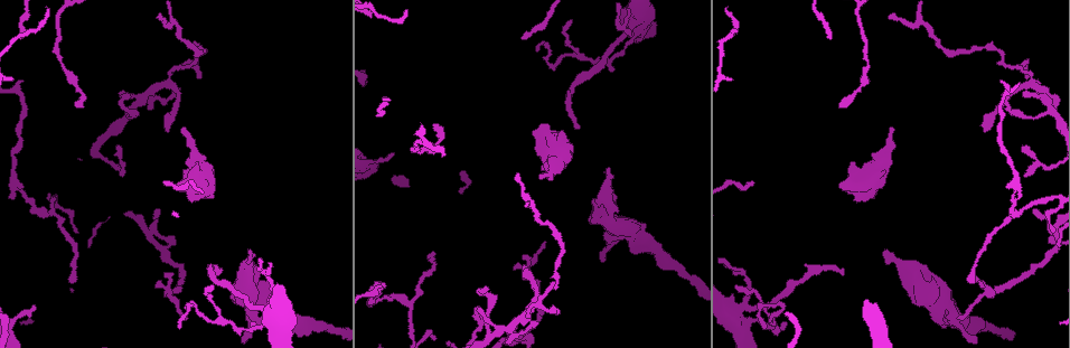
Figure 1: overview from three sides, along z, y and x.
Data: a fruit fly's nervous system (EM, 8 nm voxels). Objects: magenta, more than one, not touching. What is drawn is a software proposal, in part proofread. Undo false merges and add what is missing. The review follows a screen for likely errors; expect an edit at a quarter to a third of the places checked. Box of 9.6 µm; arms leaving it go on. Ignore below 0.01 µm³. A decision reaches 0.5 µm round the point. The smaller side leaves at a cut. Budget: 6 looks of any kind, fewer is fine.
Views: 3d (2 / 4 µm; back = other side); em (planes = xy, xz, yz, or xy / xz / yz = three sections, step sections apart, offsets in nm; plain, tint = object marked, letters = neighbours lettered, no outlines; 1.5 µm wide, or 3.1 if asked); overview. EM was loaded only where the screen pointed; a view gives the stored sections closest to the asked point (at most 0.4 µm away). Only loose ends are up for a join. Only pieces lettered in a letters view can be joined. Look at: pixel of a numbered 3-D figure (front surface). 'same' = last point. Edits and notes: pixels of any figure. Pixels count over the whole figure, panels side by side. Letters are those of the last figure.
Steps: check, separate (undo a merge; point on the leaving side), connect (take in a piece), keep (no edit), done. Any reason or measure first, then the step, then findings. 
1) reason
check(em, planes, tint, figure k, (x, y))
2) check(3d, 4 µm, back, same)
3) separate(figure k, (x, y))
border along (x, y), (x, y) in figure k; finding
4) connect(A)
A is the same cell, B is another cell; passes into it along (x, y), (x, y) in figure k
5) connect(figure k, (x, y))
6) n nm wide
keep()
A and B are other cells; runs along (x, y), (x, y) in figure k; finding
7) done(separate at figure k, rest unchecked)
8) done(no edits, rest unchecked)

branch stops here
check(em, 3.1 µm, planes, plain, figure 1, (158, 282))

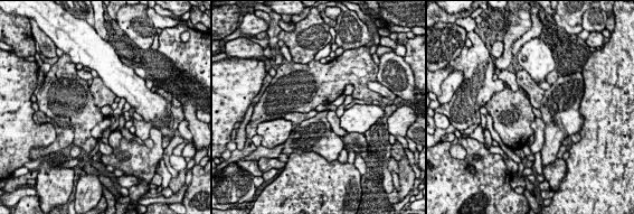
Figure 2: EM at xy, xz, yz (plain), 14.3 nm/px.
check(em, 3.1 µm, planes, letters, same)

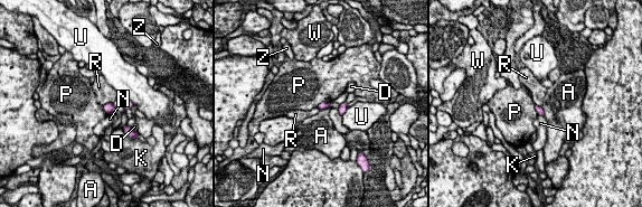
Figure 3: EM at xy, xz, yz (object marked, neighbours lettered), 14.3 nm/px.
keep()
A, D, K, N, P, R, U, W and Z are other cells; border along (112, 102), (107, 102), (103, 106) in figure 3; no lettered piece goes on from it

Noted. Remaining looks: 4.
thin end
check(3d, 4 µm, figure 1, (158, 208))

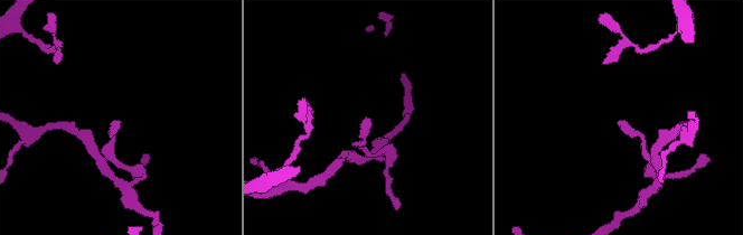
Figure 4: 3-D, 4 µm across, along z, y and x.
shape alone is not enough
check(em, yz, step 8, letters, figure 4, (367, 118))

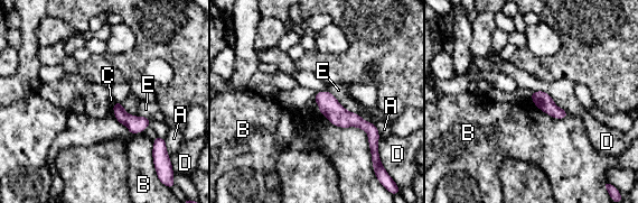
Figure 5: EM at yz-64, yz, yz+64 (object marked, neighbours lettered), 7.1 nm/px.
cut it another way
check(em, planes, letters, same)

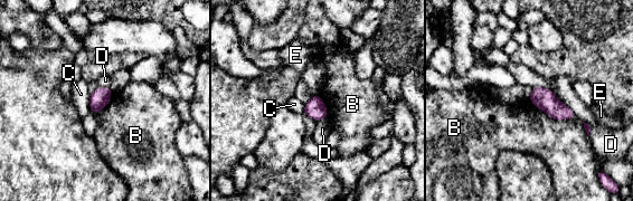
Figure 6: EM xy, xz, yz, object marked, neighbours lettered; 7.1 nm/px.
keep()
B, C, D and E are other cells; border along (528, 97), (555, 120), (576, 117) in figure 6; none of them fits

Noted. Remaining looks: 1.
done(no edits, rest unchecked)

